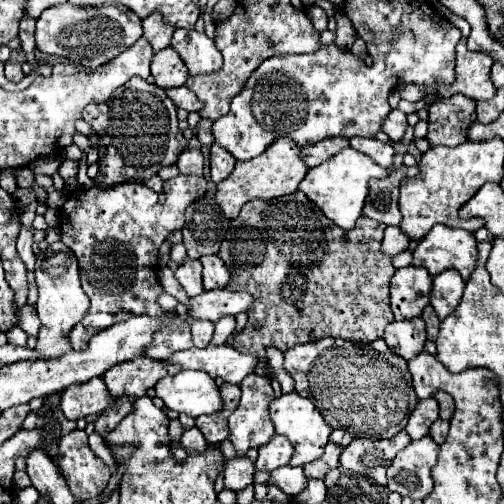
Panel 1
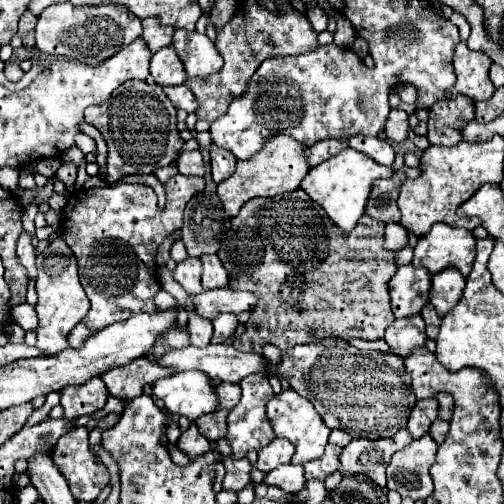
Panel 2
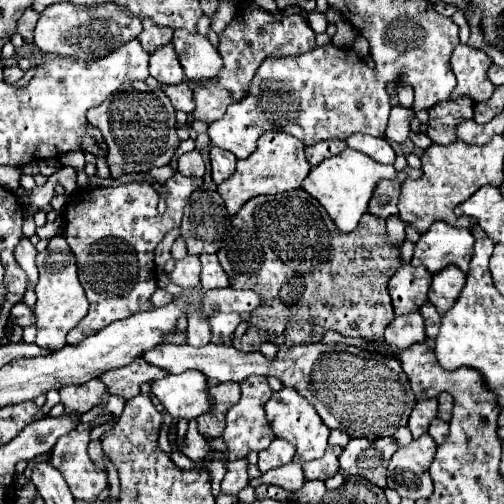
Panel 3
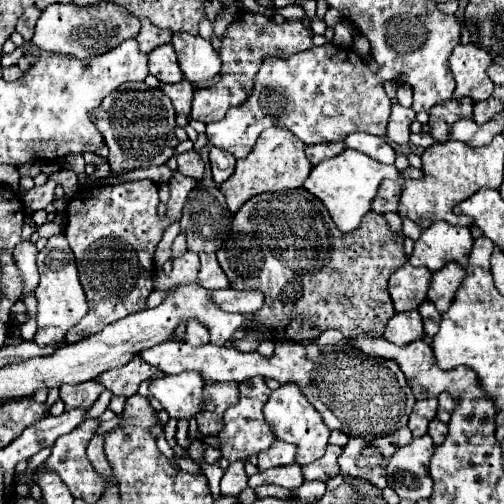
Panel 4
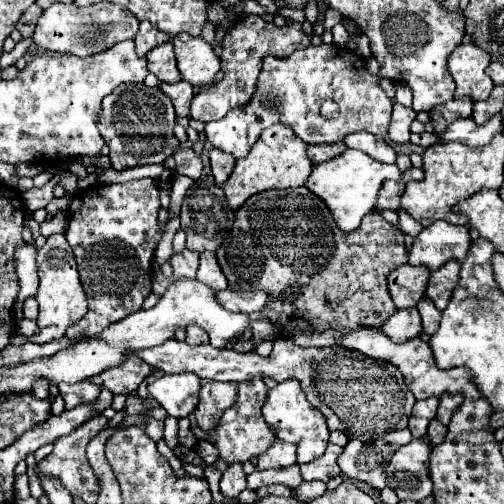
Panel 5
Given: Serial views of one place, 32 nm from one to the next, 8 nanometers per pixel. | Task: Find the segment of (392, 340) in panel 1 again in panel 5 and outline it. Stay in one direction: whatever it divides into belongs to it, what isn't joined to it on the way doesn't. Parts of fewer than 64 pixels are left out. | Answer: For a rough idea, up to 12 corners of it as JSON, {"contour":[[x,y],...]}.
{"contour":[[416,308],[396,310],[382,330],[394,342],[422,332]]}

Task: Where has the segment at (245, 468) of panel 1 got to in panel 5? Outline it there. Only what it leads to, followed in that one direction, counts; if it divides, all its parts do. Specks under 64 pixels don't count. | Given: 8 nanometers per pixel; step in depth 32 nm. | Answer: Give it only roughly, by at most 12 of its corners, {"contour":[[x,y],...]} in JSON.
{"contour":[[230,464],[220,478],[220,492],[236,498],[246,488],[242,464]]}

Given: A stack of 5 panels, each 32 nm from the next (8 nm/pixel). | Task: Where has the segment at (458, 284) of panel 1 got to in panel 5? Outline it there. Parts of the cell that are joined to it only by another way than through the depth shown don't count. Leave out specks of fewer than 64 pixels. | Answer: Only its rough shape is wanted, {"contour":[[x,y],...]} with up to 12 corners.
{"contour":[[460,262],[432,272],[426,296],[444,310],[456,286]]}

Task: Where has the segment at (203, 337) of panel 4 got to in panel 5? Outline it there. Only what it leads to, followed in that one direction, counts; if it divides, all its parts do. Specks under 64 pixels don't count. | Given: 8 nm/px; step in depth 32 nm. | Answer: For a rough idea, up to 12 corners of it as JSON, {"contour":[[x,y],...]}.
{"contour":[[200,326],[186,328],[186,342],[208,344],[208,334]]}

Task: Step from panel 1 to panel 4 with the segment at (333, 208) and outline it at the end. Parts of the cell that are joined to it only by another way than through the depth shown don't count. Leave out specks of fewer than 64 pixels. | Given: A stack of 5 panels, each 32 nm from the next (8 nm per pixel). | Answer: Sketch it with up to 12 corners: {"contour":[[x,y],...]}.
{"contour":[[346,148],[314,166],[304,182],[340,232],[372,210],[392,166]]}

